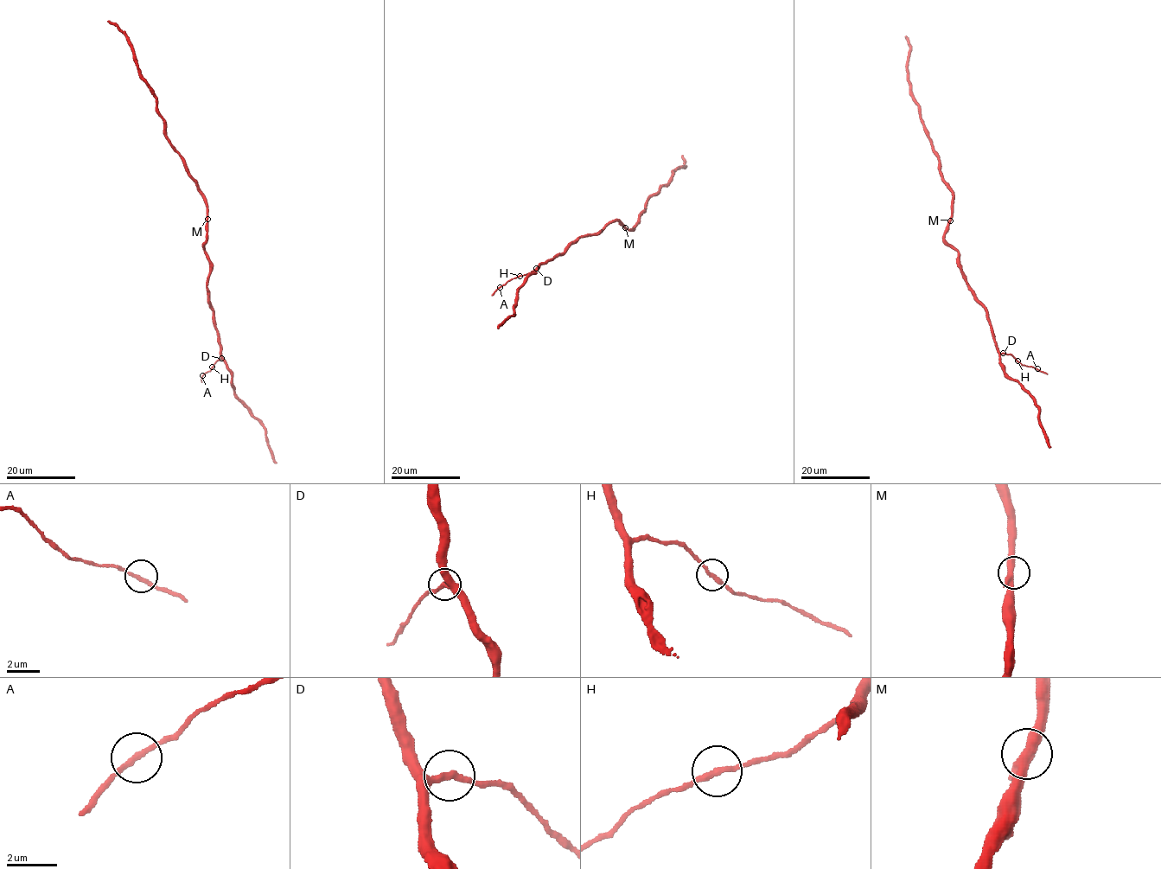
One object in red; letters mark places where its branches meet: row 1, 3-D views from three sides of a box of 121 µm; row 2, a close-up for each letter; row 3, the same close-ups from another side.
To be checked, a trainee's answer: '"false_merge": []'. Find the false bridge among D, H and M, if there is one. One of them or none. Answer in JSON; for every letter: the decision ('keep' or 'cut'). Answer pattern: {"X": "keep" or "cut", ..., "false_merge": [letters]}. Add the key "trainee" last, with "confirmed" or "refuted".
{"D": "keep", "H": "keep", "M": "keep", "false_merge": [], "trainee": "confirmed"}

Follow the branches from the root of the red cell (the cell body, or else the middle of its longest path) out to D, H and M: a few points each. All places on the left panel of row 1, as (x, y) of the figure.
D: (205, 242), (204, 252), (210, 267), (208, 296), (221, 358)
H: (205, 242), (204, 252), (210, 267), (208, 296), (222, 357), (212, 367)
M: (205, 242), (207, 219)

